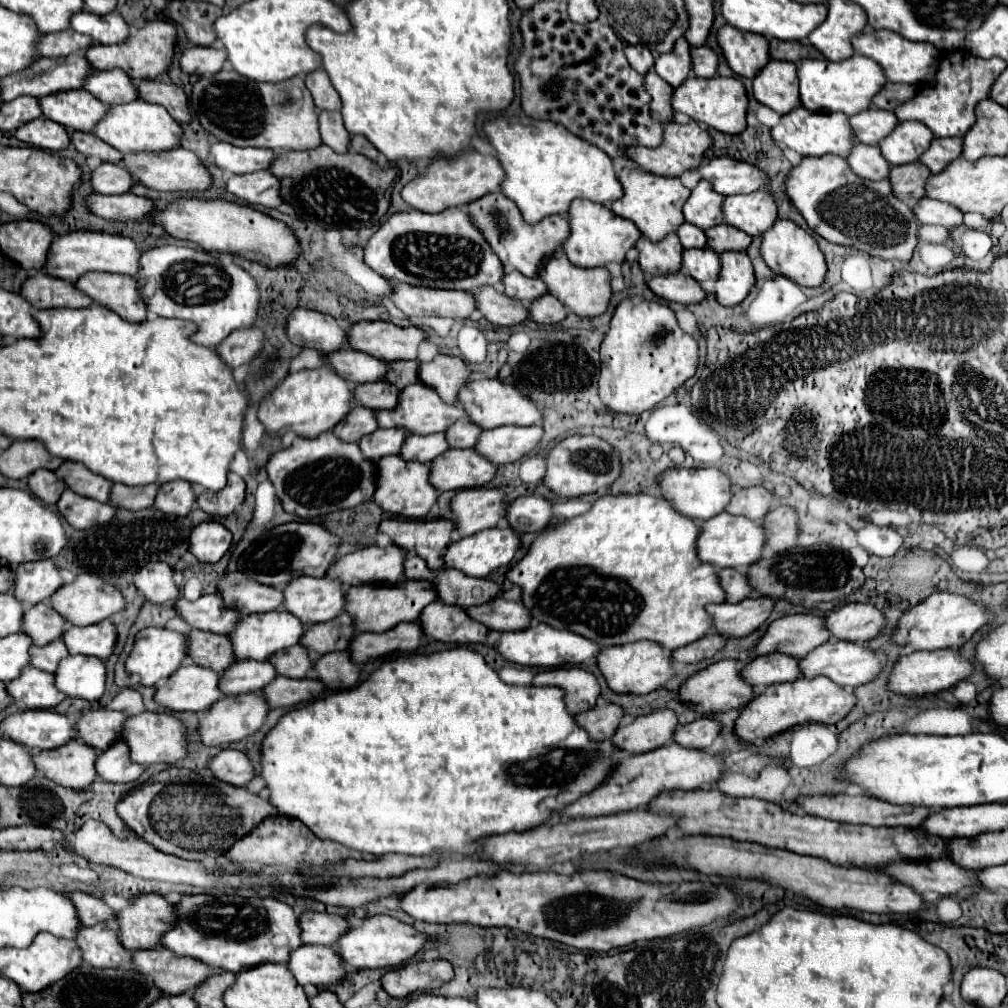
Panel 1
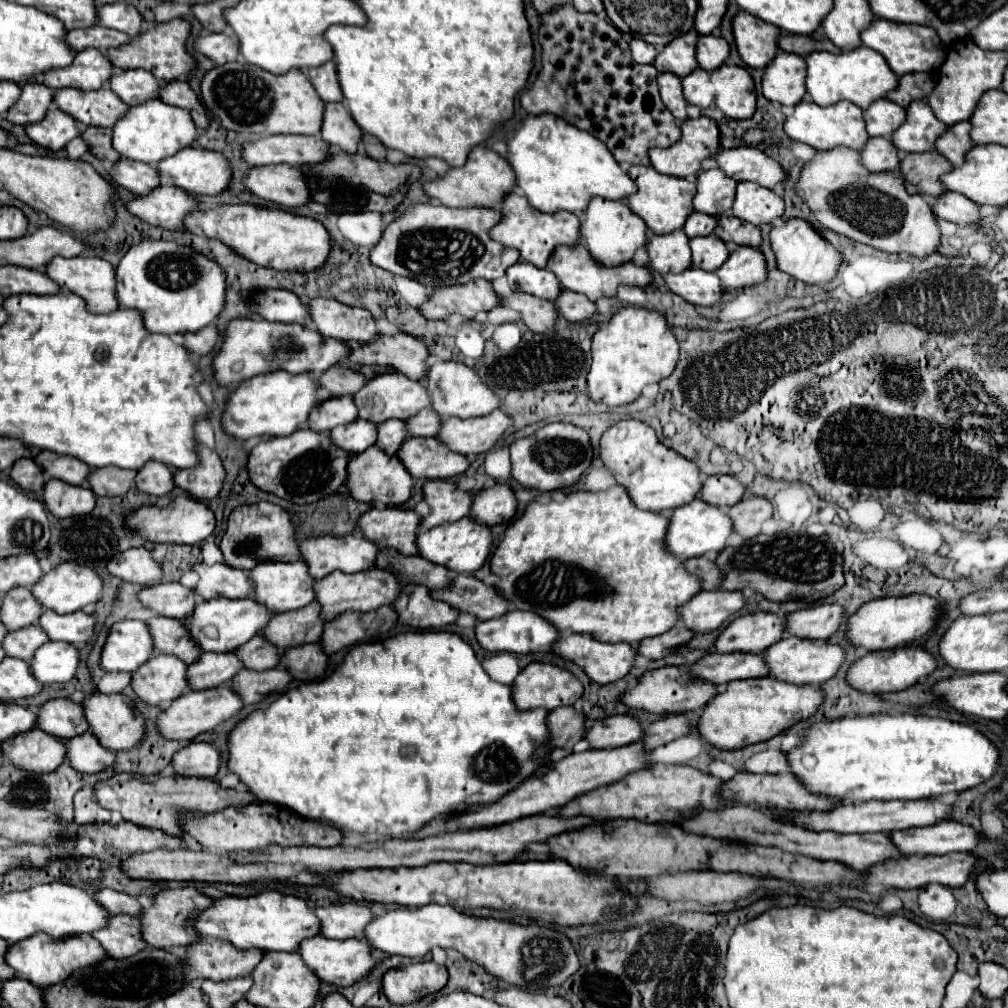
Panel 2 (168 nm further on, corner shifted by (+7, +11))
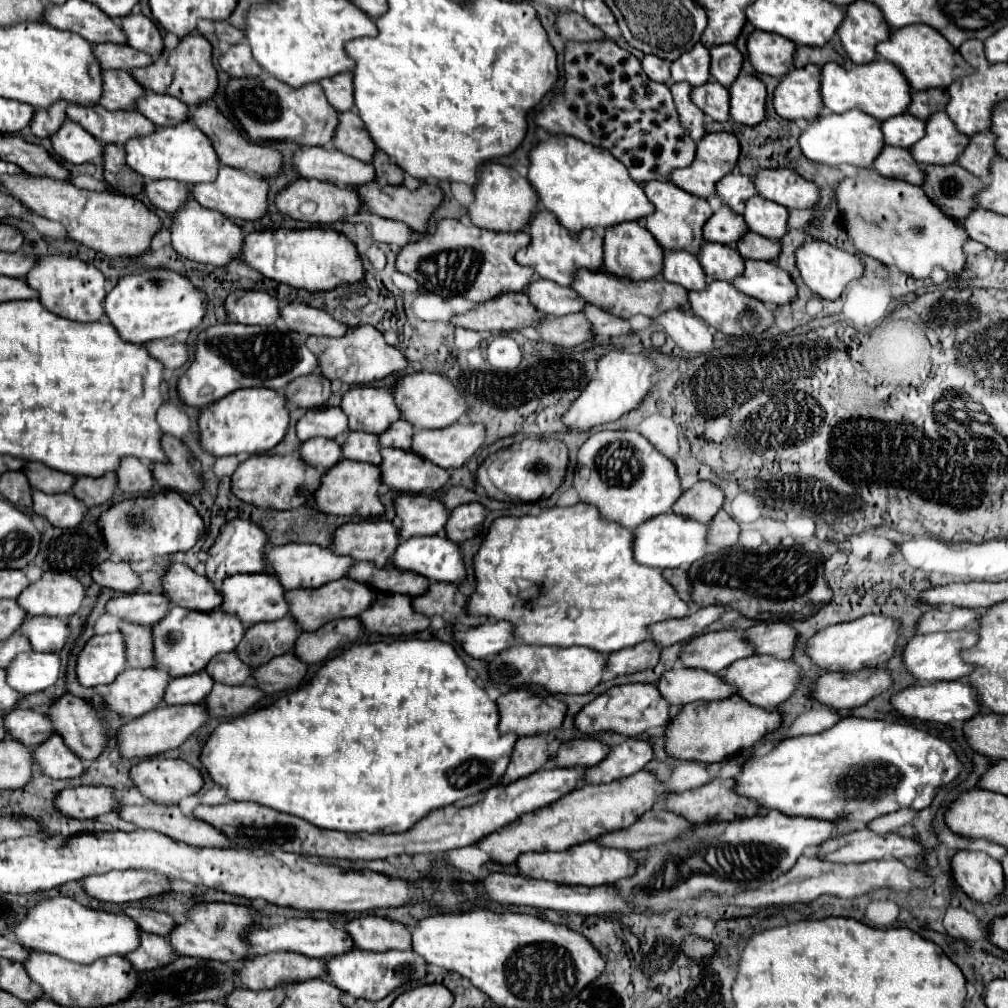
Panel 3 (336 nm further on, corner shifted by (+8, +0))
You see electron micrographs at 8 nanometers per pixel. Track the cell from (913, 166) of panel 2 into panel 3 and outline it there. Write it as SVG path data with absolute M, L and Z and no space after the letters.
M957 163L943 167L925 165L925 175L923 191L953 219L965 219L975 209L975 195L985 189L985 183L979 177Z

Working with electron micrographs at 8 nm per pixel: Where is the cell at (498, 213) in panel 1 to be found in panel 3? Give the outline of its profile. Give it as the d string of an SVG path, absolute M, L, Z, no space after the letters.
M537 211L529 225L529 233L531 233L531 245L521 249L515 255L515 259L521 265L533 267L537 277L541 277L541 279L549 279L549 281L569 287L575 281L575 275L579 269L595 271L595 269L601 269L601 265L603 265L603 247L601 247L603 235L595 229L585 229L581 233L573 233L573 231L567 231L553 213Z

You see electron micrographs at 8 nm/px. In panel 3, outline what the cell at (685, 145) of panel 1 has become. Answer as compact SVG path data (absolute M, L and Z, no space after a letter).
M709 133L697 145L695 163L677 169L671 181L691 195L709 199L715 195L717 179L733 171L739 157L739 141L733 133Z

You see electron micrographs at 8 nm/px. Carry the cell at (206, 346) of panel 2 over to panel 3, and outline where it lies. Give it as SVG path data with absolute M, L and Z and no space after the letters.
M173 337L157 339L151 343L145 343L143 347L149 351L149 355L153 355L153 359L161 361L167 369L177 369L183 363L187 363L187 359L189 359L187 345L175 341Z

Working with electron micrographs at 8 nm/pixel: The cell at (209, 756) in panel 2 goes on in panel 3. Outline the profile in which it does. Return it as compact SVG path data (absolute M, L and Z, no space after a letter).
M165 757L139 761L131 767L129 779L143 797L165 805L177 805L183 797L195 795L203 787L203 775L197 767Z

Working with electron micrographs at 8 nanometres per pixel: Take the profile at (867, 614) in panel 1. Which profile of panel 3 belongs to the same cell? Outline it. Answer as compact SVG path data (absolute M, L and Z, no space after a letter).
M757 623L743 631L743 639L753 647L757 655L791 659L797 631L787 623Z

